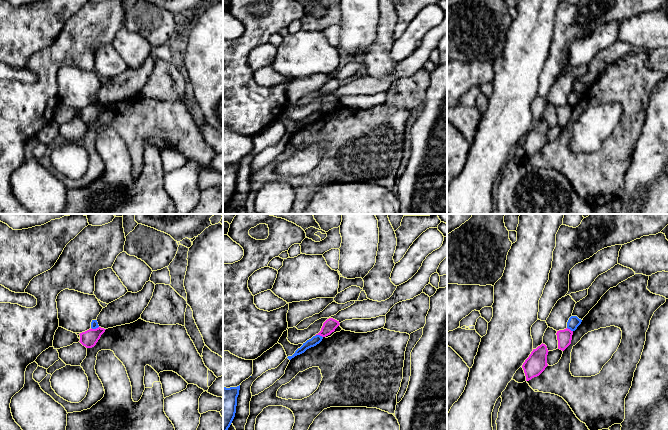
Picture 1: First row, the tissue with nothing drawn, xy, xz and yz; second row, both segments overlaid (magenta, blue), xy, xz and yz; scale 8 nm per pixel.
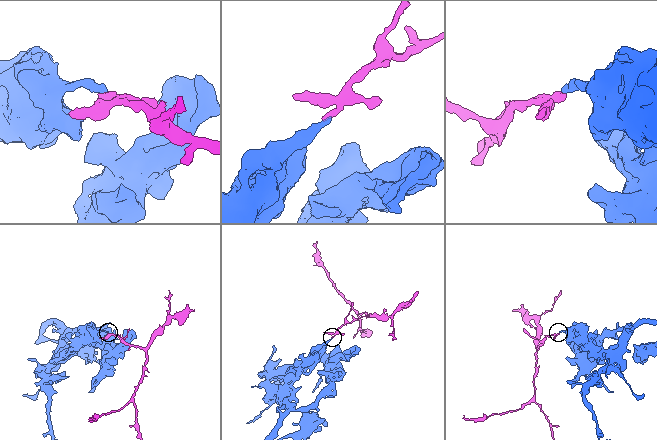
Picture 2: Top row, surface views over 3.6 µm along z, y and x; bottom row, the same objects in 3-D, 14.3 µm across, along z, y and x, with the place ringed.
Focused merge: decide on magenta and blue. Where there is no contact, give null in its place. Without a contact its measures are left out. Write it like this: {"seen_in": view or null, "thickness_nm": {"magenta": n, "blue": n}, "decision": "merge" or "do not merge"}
{"seen_in": "xz", "thickness_nm": {"magenta": 110, "blue": 70}, "decision": "do not merge"}

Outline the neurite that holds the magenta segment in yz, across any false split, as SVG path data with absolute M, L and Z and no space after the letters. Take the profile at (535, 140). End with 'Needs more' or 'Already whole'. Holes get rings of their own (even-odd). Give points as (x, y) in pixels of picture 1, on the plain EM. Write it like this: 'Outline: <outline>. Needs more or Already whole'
Outline: M543 119L536 125L533 125L529 133L522 141L526 152L526 157L529 157L534 153L539 152L545 146L545 144L548 142L548 128L549 127L547 125L547 122Z. Already whole

